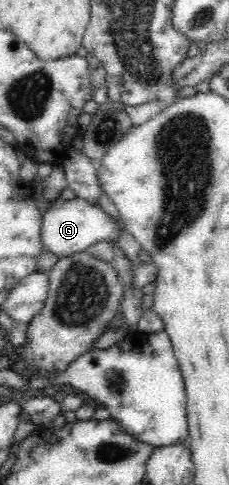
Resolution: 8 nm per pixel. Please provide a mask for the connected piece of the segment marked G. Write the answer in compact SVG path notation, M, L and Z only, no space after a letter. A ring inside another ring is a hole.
M77 196L71 200L57 198L42 213L41 245L58 258L84 254L84 251L95 242L117 242L119 234L121 234L119 221L109 217L97 203Z

